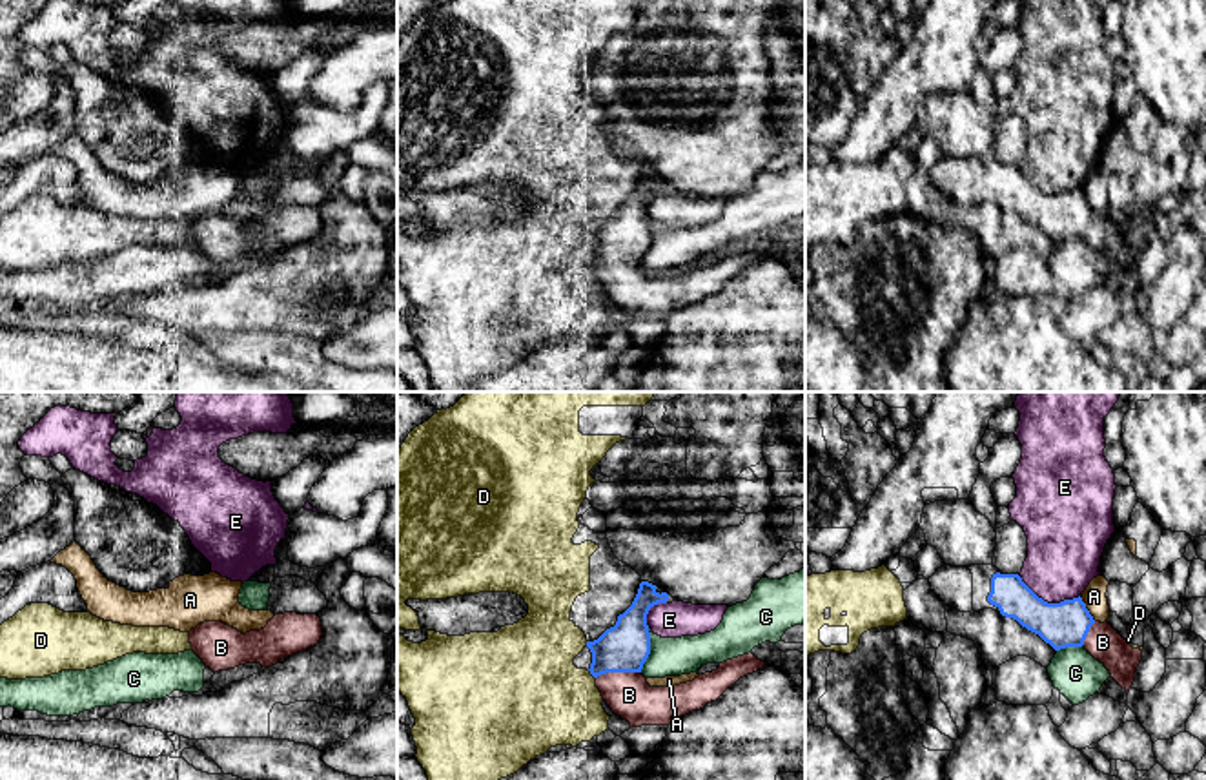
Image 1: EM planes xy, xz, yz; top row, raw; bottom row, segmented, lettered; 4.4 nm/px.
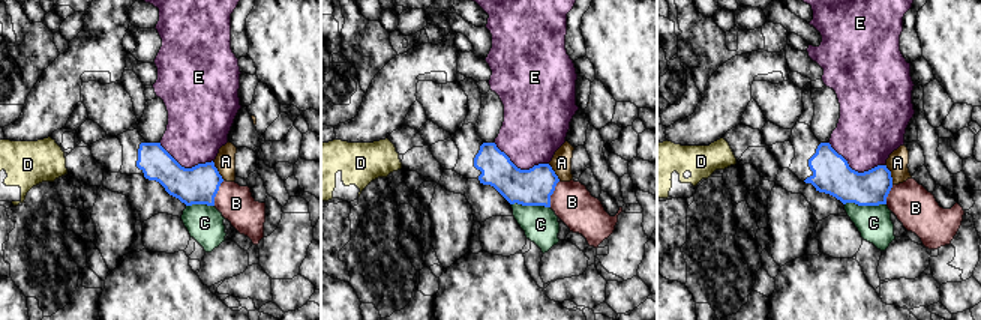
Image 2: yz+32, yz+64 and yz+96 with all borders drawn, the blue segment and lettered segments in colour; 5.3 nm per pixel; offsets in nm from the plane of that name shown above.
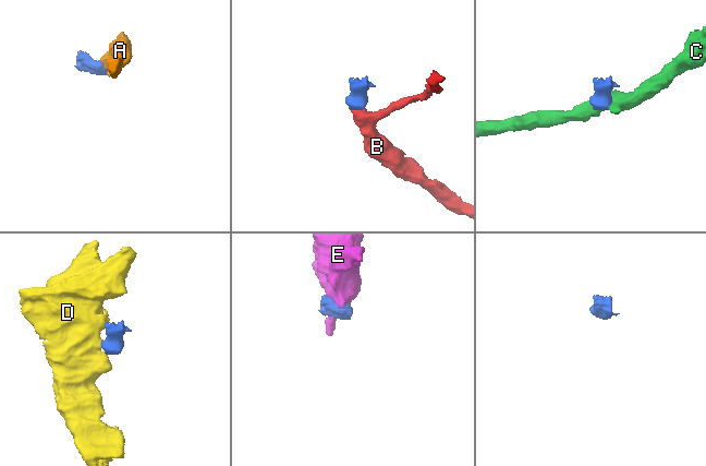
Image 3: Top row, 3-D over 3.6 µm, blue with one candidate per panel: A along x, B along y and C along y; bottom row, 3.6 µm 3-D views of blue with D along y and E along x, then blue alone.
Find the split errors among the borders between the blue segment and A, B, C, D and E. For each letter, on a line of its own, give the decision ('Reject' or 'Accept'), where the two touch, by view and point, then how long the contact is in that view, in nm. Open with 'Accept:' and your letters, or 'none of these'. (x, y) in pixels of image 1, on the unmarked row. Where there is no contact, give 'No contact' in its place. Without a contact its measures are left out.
Accept: B
A: Reject. Touches blue at yz (1086, 201). Shared border 130 nm
B: Accept. Touches blue at xz (618, 263). Shared border 200 nm
C: Reject. Touches blue at xz (649, 241). Shared border 200 nm
D: Reject. Touches blue at xz (591, 265). Shared border 50 nm
E: Reject. Touches blue at yz (1046, 194). Shared border 300 nm

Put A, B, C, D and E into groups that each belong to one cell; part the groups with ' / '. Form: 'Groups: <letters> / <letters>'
Groups: A / B / C / D / E

